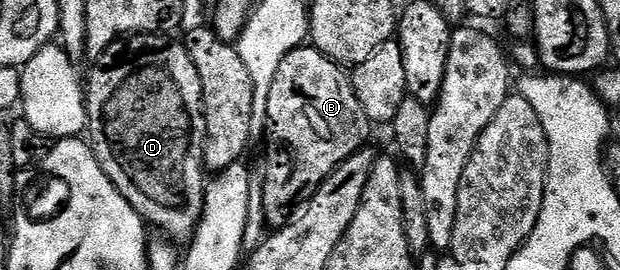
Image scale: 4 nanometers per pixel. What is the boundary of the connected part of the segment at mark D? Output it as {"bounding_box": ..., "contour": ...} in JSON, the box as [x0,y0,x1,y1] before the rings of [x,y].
{"bounding_box":[85,34,207,243],"contour":[[[134,34],[128,38],[122,38],[113,43],[110,48],[96,57],[93,69],[87,72],[87,83],[85,89],[85,111],[87,113],[87,143],[97,156],[99,166],[111,178],[111,182],[119,190],[127,202],[142,220],[148,225],[153,225],[162,232],[172,243],[188,243],[199,223],[204,208],[204,194],[207,183],[205,170],[205,159],[203,158],[203,146],[205,145],[206,118],[205,107],[203,106],[203,86],[199,82],[199,73],[195,70],[195,62],[191,62],[191,54],[187,54],[184,43],[168,40],[170,37],[165,34]]]}

